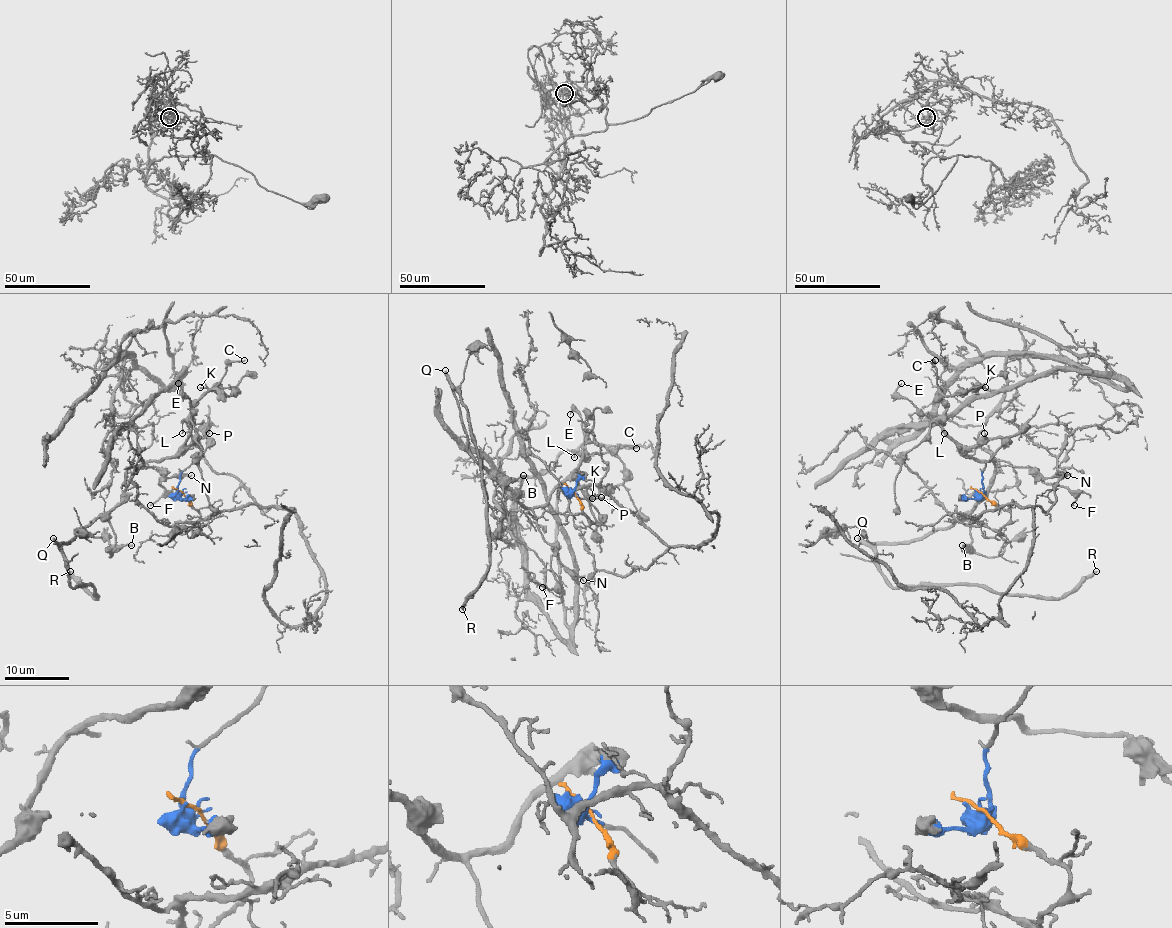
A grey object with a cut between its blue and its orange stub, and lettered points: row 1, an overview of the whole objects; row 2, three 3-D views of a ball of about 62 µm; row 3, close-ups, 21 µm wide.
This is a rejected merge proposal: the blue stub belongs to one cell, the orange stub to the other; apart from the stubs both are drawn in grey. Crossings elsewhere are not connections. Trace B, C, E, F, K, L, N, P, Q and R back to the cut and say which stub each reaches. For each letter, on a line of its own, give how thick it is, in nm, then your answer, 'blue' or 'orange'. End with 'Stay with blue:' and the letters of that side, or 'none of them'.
B: 160 nm | blue
C: 150 nm | blue
E: 150 nm | blue
F: 150 nm | blue
K: 130 nm | blue
L: 120 nm | blue
N: 120 nm | blue
P: 150 nm | blue
Q: 400 nm | blue
R: 360 nm | blue
Stay with blue: B, C, E, F, K, L, N, P, Q, R

